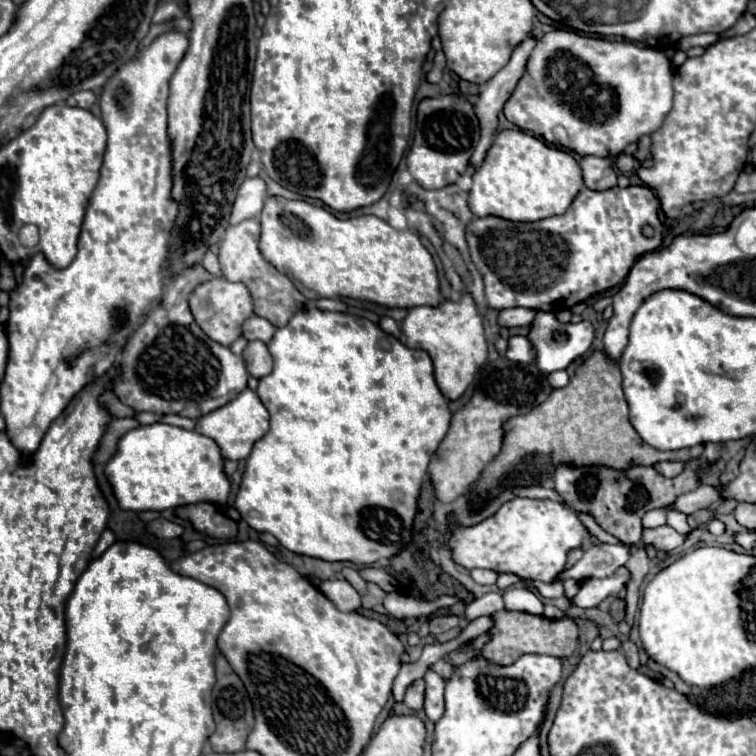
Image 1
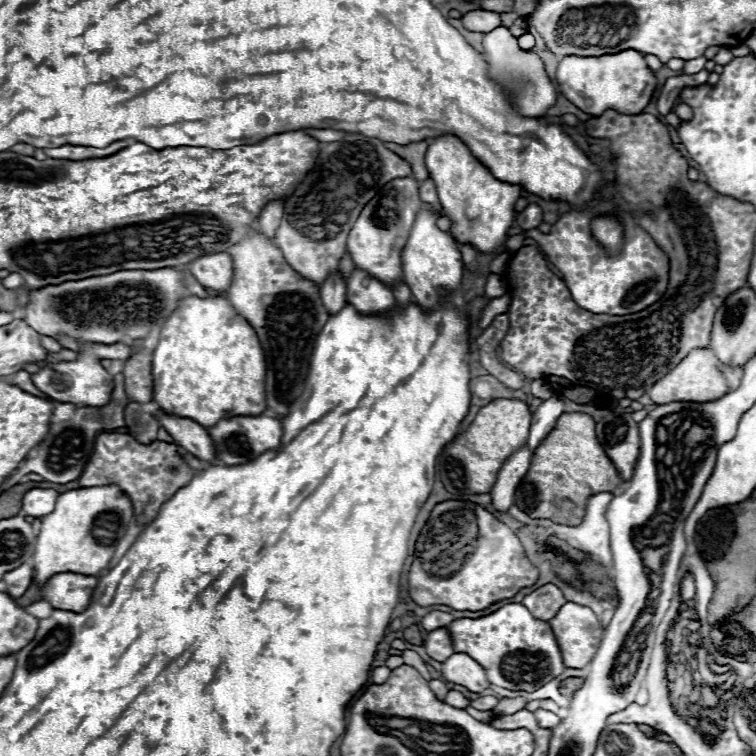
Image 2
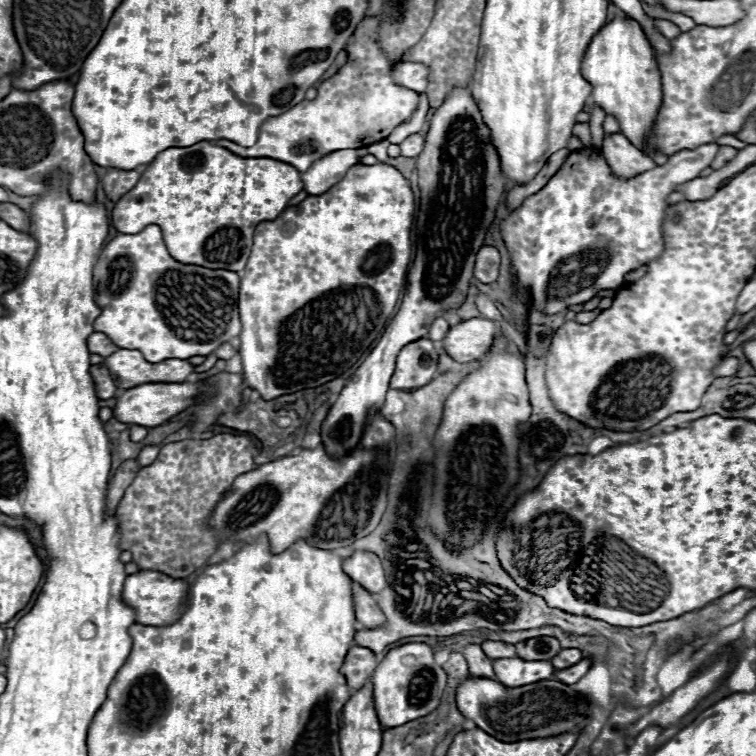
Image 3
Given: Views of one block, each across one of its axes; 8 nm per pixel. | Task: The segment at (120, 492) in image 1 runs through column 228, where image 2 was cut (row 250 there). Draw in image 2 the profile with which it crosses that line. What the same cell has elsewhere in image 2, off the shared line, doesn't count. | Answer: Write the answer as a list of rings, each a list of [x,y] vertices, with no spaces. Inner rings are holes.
[[[442,134],[432,138],[426,154],[426,168],[436,184],[440,204],[452,218],[452,236],[456,242],[472,244],[482,252],[492,252],[514,222],[514,202],[522,188],[518,184],[506,184],[492,176],[492,172],[478,162],[468,146],[454,134]]]

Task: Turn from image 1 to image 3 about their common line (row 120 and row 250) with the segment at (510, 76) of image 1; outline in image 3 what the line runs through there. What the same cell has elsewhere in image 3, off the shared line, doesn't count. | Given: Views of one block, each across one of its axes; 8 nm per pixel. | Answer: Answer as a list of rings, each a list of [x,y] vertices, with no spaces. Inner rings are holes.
[[[482,246],[476,254],[476,266],[474,266],[474,278],[490,284],[498,278],[498,268],[500,268],[500,254],[494,246]]]

